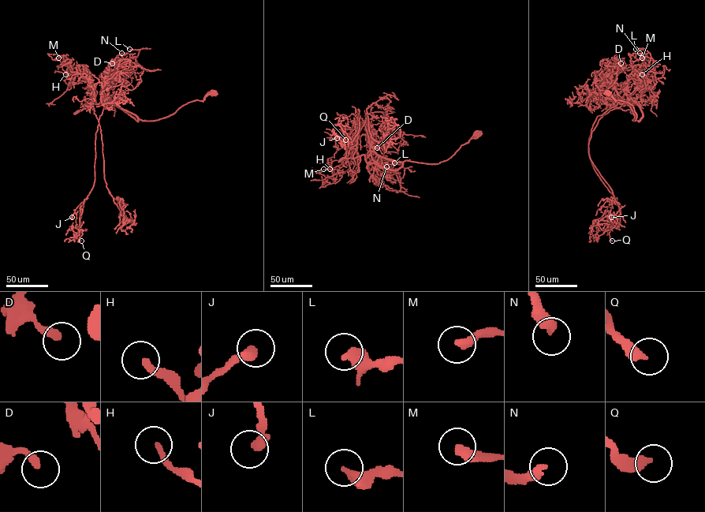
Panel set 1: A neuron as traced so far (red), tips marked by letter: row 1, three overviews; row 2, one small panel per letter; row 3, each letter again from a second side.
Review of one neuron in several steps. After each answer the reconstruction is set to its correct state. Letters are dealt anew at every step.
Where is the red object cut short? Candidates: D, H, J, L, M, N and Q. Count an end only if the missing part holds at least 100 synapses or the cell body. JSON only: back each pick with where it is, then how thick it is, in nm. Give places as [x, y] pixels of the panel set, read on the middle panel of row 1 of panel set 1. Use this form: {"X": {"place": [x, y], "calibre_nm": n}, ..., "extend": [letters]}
{"extend": []}

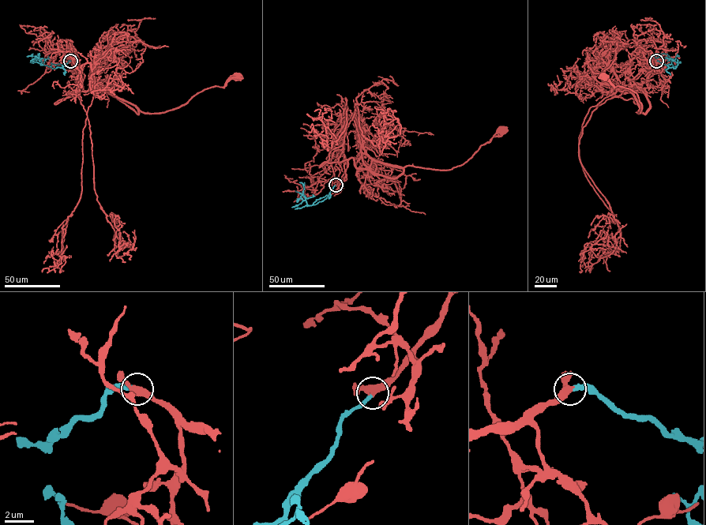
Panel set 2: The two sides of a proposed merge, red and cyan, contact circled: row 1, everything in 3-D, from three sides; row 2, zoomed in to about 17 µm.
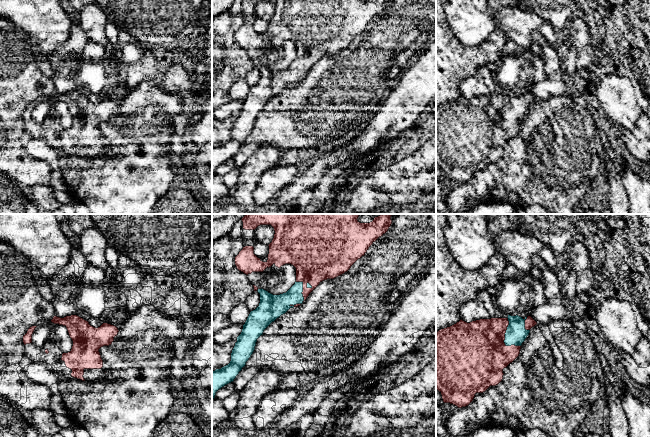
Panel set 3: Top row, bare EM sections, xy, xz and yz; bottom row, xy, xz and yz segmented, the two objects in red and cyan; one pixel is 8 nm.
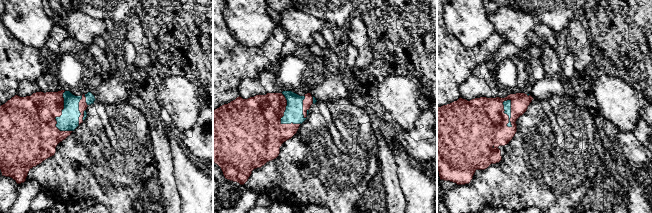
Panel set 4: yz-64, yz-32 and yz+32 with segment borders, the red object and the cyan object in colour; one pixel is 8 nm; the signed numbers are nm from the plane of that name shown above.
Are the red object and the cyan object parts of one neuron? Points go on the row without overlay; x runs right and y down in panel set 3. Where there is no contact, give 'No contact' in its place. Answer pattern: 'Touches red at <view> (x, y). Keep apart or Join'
Touches red at yz (504, 114). Join

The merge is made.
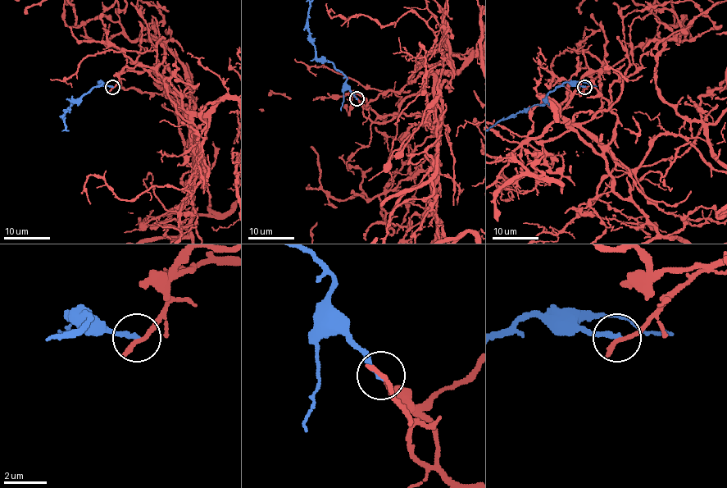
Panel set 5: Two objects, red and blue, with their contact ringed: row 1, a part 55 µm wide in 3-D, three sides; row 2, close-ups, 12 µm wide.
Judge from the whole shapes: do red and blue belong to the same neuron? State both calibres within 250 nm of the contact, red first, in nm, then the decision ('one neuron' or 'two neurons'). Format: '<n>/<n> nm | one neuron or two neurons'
280/240 nm | two neurons

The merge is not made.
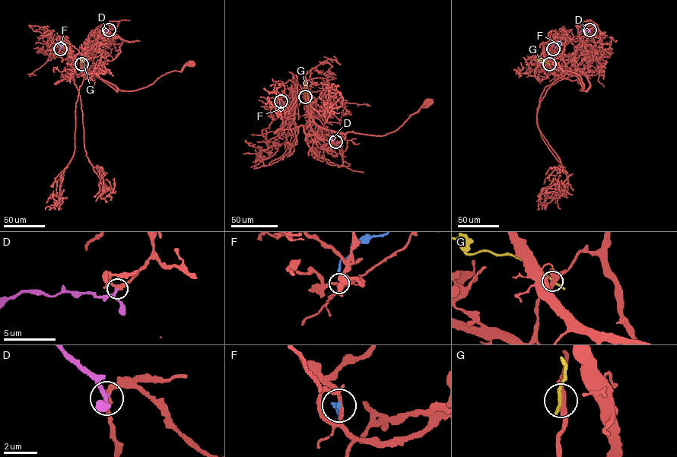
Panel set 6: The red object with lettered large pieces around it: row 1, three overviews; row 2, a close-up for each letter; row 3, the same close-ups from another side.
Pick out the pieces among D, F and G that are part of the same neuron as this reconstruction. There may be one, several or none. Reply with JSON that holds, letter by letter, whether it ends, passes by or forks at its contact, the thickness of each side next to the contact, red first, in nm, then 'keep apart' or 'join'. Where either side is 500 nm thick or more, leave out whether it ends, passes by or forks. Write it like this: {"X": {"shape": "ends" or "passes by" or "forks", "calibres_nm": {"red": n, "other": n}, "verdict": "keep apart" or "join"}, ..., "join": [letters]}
{"D": {"shape": "passes by", "calibres_nm": {"red": 280, "other": 190}, "verdict": "join"}, "F": {"shape": "ends", "calibres_nm": {"red": 200, "other": 240}, "verdict": "keep apart"}, "G": {"shape": "passes by", "calibres_nm": {"red": 400, "other": 170}, "verdict": "keep apart"}, "join": ["D"]}

